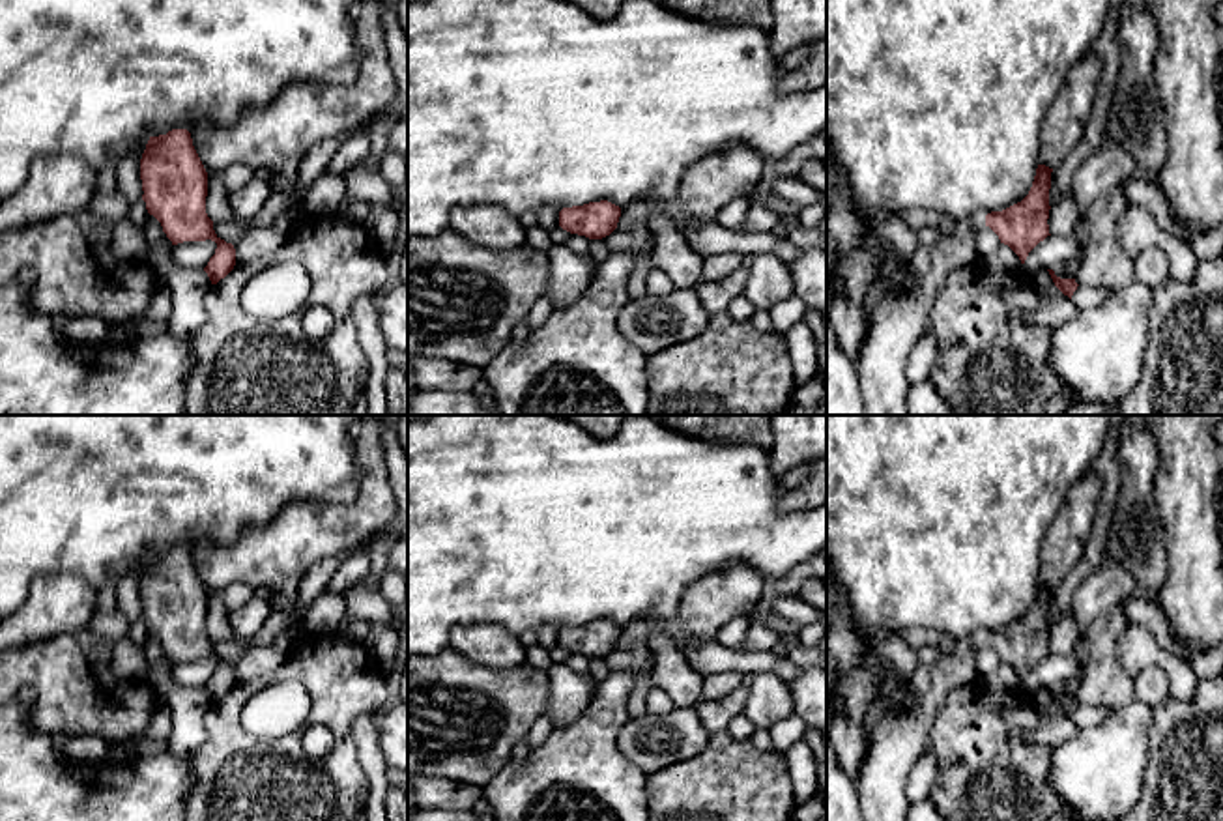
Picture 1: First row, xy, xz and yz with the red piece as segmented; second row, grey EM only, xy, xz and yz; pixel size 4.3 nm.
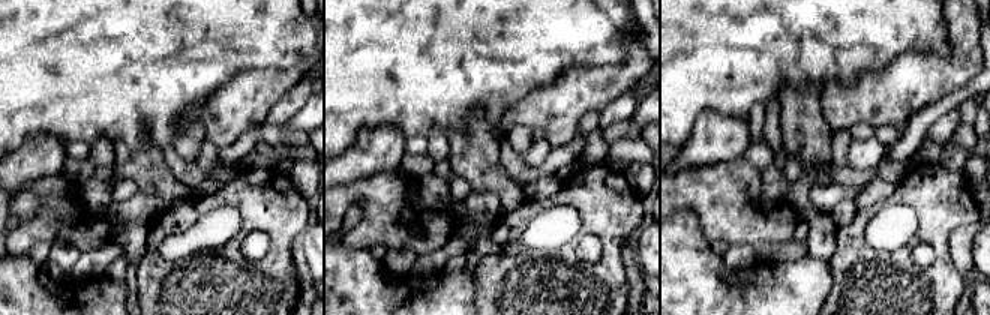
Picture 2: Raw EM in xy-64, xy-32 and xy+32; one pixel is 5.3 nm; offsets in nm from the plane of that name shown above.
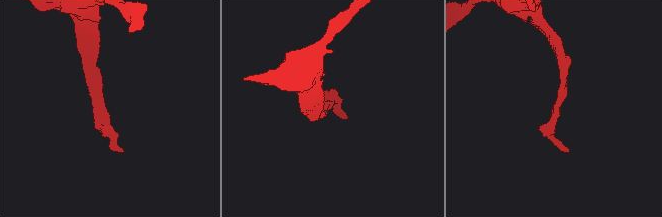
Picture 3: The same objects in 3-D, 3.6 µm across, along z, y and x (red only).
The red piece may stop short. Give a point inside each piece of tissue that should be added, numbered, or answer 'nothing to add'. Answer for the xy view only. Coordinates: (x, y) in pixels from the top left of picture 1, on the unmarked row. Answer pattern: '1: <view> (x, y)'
nothing to add

